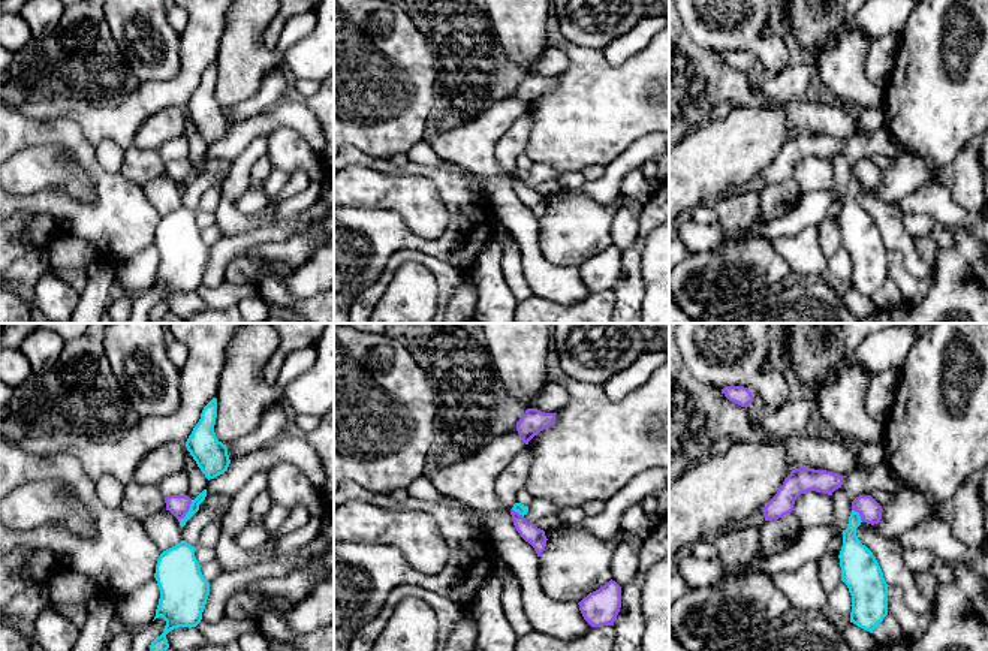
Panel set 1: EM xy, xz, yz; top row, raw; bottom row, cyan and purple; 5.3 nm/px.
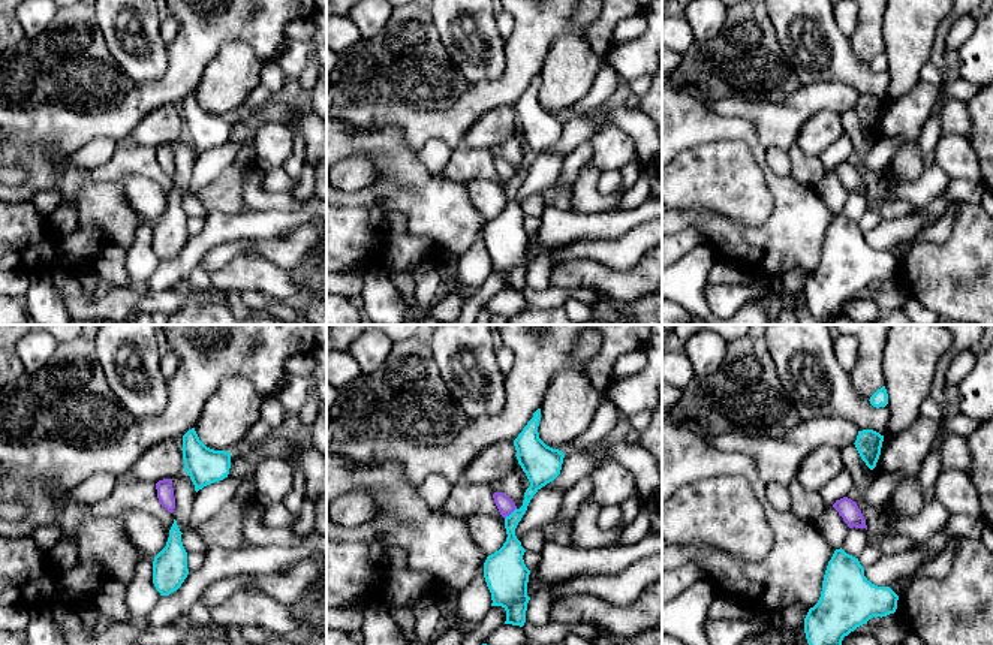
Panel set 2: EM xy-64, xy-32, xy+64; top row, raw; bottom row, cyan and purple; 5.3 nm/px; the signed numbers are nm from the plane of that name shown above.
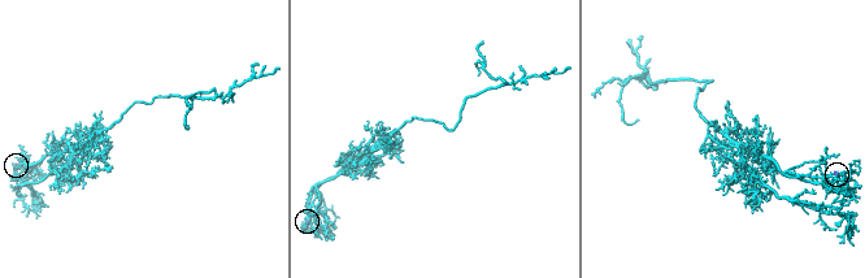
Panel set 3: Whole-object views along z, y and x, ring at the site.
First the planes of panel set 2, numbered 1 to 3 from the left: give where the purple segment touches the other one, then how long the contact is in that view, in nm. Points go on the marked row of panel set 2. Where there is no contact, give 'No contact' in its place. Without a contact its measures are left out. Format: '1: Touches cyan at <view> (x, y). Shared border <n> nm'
1: No contact
2: Touches cyan at xy-32 (511, 514). Shared border 90 nm
3: No contact

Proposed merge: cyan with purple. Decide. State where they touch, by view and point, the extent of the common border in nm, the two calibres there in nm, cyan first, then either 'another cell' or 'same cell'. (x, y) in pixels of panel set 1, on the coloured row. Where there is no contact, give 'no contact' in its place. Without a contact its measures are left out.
xy (189, 511) | 130 nm | 50/110 nm | another cell

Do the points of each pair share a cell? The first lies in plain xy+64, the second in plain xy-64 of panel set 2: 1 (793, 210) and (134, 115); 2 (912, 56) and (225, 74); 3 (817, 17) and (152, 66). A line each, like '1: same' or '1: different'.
1: different
2: same
3: same

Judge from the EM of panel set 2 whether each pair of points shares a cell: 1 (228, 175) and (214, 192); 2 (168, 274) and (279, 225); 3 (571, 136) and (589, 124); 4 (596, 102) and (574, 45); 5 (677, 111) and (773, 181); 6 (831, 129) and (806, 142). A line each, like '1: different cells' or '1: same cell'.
1: same cell
2: same cell
3: same cell
4: different cells
5: same cell
6: same cell

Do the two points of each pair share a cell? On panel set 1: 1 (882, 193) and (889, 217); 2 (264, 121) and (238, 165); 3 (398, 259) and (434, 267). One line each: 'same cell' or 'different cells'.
1: different cells
2: different cells
3: same cell

